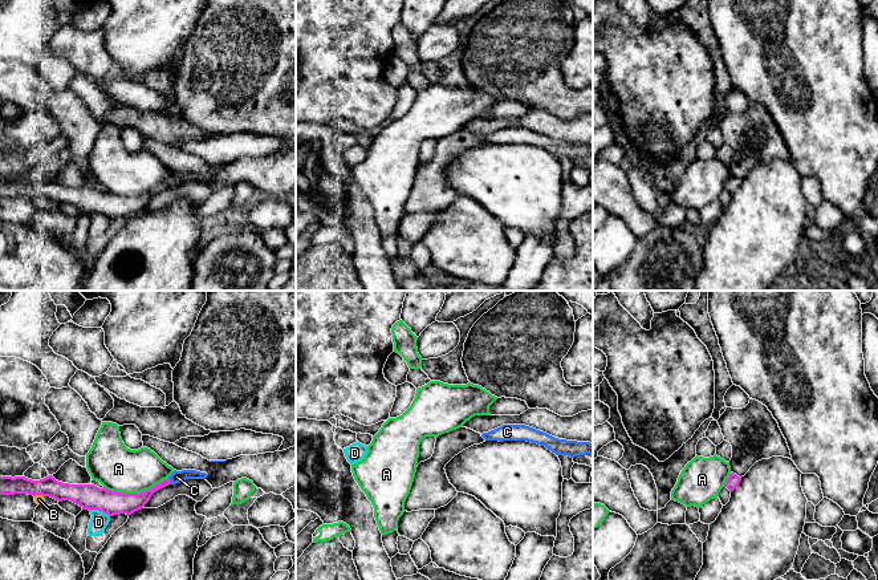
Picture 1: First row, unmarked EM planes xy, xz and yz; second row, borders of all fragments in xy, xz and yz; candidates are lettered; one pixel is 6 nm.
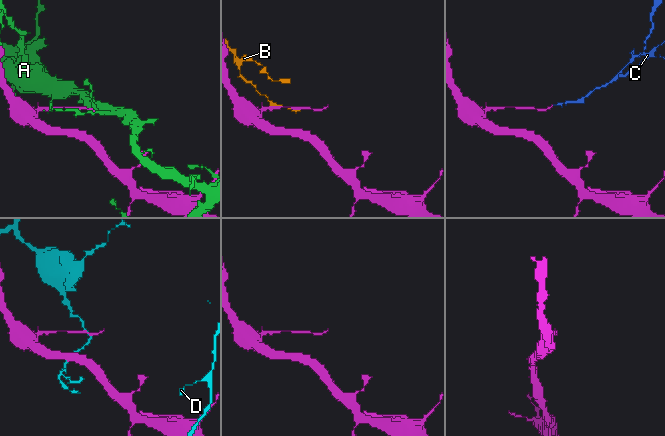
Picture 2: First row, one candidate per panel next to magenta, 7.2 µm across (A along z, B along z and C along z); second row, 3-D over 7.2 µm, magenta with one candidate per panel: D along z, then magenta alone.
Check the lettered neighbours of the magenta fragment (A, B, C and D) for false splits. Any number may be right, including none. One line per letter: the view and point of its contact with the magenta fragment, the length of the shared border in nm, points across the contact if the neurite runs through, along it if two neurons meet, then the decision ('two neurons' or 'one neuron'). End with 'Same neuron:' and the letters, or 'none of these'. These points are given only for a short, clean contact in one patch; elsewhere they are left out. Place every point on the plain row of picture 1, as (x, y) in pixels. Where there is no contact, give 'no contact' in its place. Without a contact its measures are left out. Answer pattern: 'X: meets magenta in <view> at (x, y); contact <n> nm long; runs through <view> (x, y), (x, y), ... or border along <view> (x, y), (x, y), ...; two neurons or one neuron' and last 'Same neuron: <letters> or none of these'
A: meets magenta in xy at (135, 197); contact 400 nm long; two neurons
B: meets magenta in xy at (39, 197); contact 60 nm long; two neurons
C: meets magenta in xy at (169, 183); contact 40 nm long; runs through xy (134, 205), (169, 183), (177, 179); one neuron
D: meets magenta in xy at (100, 213); contact 130 nm long; two neurons
Same neuron: C

